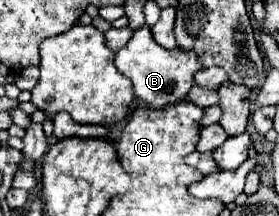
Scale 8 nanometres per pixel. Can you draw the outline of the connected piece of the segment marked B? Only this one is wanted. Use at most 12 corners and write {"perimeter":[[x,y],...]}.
{"perimeter":[[148,26],[116,54],[136,98],[182,102],[204,70],[194,52],[166,50]]}

